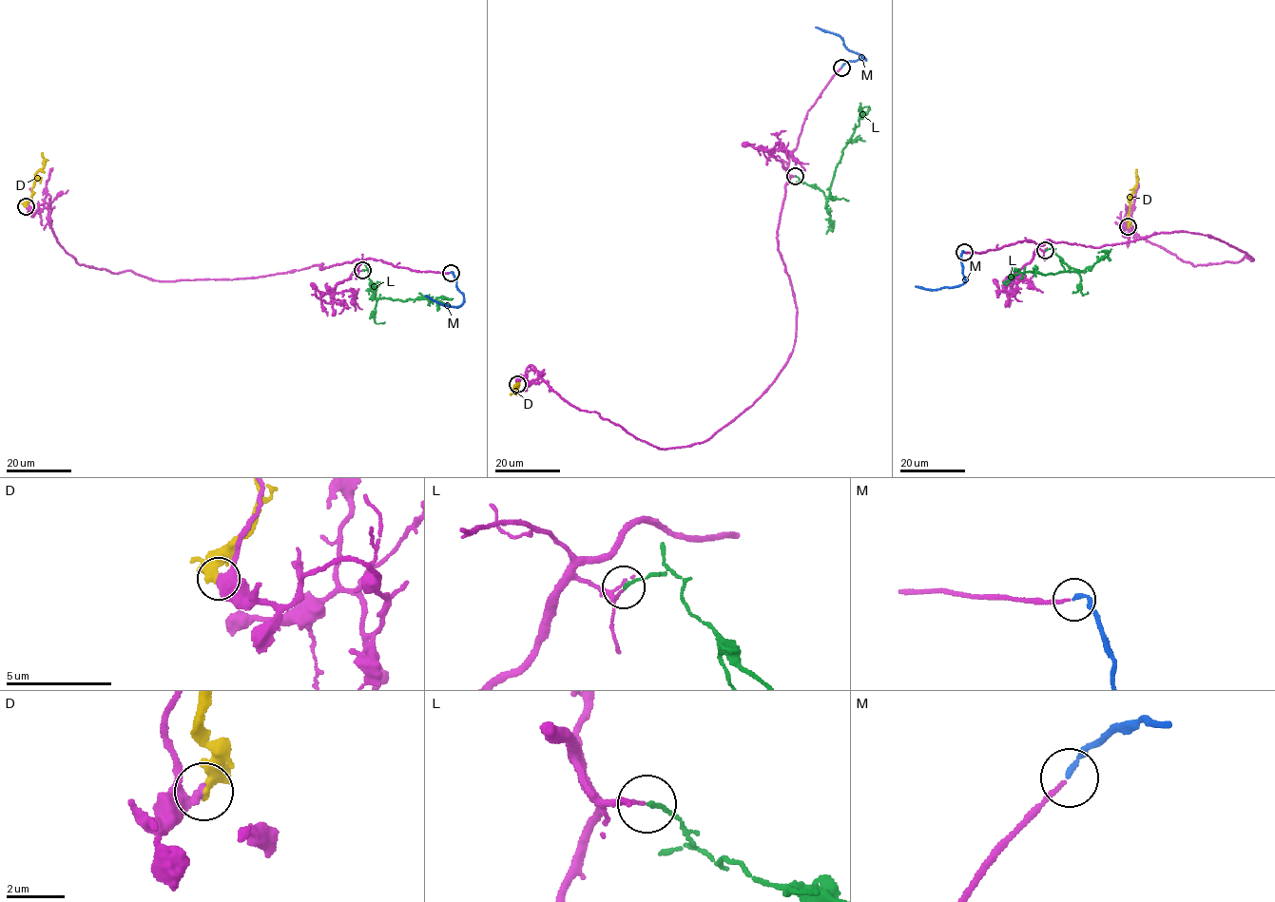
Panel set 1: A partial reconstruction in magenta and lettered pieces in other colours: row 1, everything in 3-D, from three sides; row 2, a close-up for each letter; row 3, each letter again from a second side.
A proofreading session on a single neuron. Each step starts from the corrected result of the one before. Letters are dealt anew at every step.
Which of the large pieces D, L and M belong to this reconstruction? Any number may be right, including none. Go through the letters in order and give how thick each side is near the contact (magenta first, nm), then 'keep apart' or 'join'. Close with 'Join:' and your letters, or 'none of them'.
D: calibres 320 and 460 nm; keep apart
L: calibres 100 and 140 nm; keep apart
M: calibres 130 and 170 nm; join
Join: M

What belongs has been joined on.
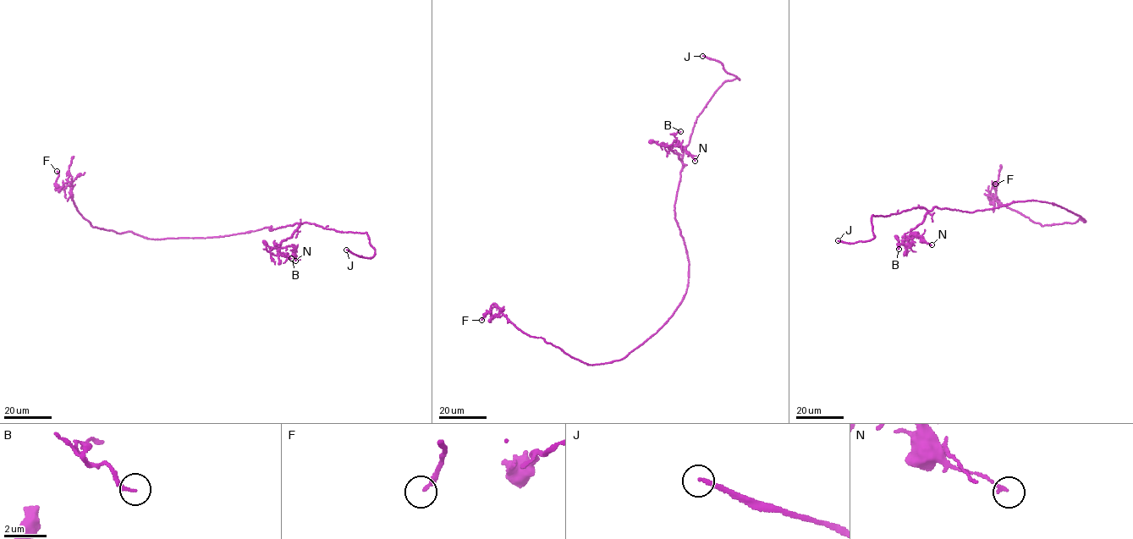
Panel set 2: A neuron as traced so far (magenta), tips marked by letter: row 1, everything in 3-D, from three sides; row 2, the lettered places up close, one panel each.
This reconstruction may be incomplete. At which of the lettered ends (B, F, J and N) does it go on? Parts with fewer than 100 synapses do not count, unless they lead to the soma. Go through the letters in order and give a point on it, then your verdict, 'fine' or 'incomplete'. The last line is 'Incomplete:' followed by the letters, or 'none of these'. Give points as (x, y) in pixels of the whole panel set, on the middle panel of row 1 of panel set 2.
B: place (680, 131); fine
F: place (481, 320); fine
J: place (702, 56); incomplete
N: place (695, 161); fine
Incomplete: J

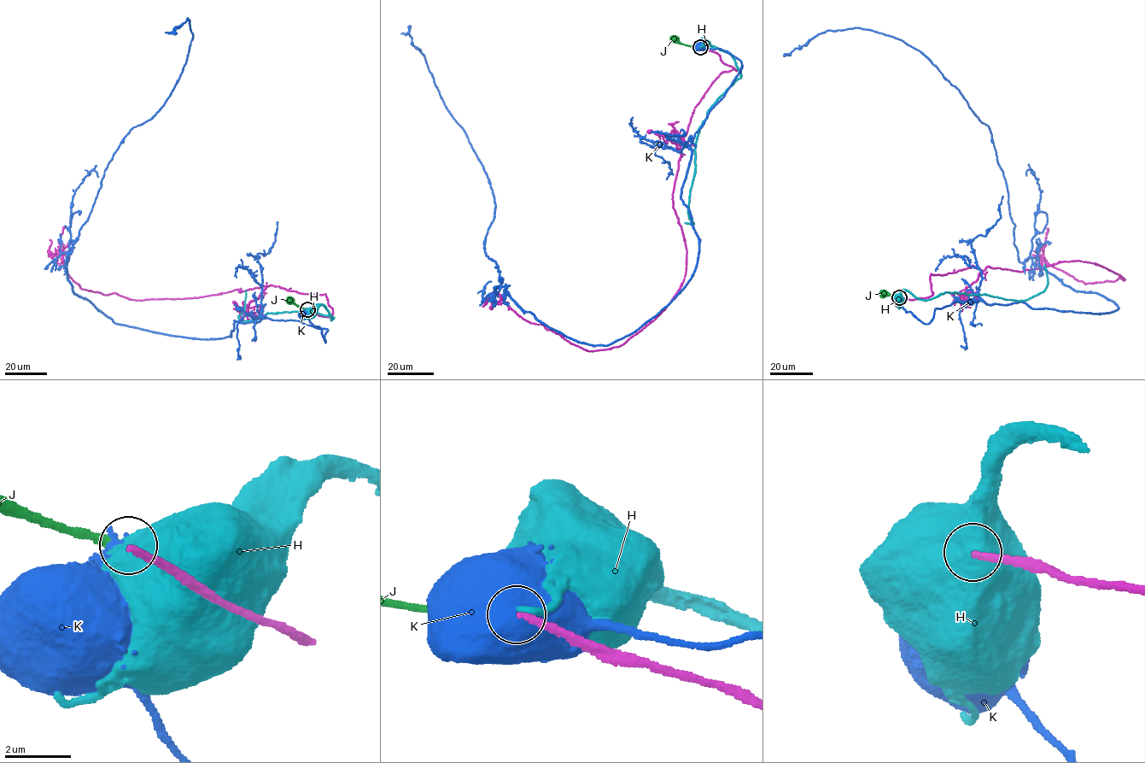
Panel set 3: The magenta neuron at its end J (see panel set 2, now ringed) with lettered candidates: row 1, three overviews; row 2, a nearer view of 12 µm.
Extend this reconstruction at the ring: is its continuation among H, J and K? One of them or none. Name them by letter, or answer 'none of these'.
J

